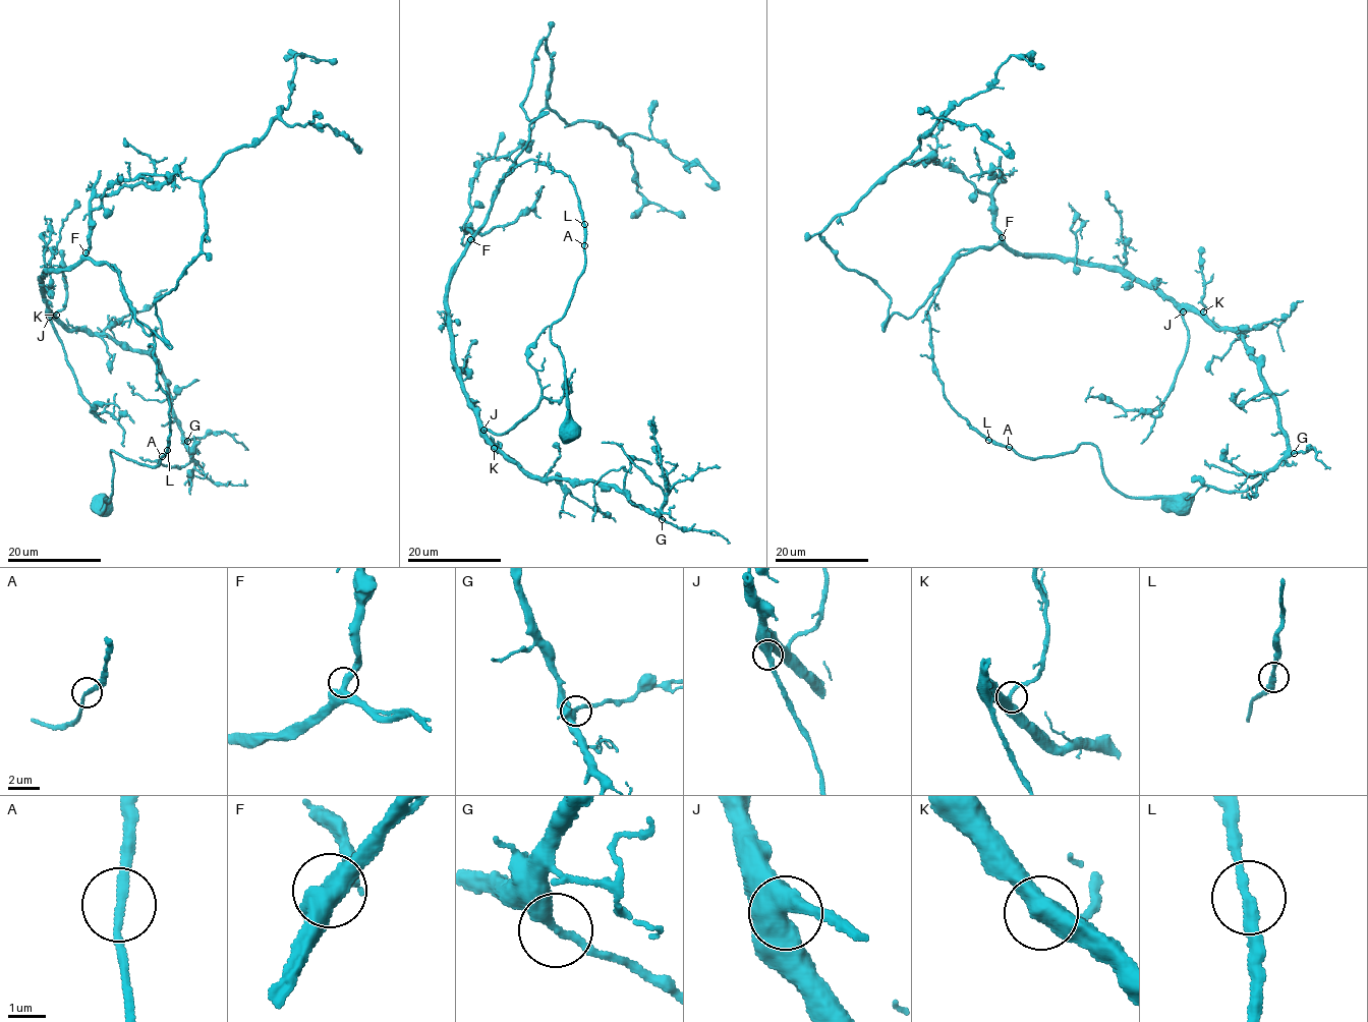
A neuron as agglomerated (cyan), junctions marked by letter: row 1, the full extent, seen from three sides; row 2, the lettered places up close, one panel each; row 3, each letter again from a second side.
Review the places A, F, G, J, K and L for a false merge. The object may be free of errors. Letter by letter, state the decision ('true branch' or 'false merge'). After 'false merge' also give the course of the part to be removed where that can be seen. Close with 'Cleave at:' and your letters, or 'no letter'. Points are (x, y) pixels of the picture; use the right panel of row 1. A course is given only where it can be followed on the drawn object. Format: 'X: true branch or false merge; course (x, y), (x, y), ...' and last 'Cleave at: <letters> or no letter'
A: true branch
F: true branch
G: true branch
J: true branch
K: true branch
L: true branch
Cleave at: no letter

